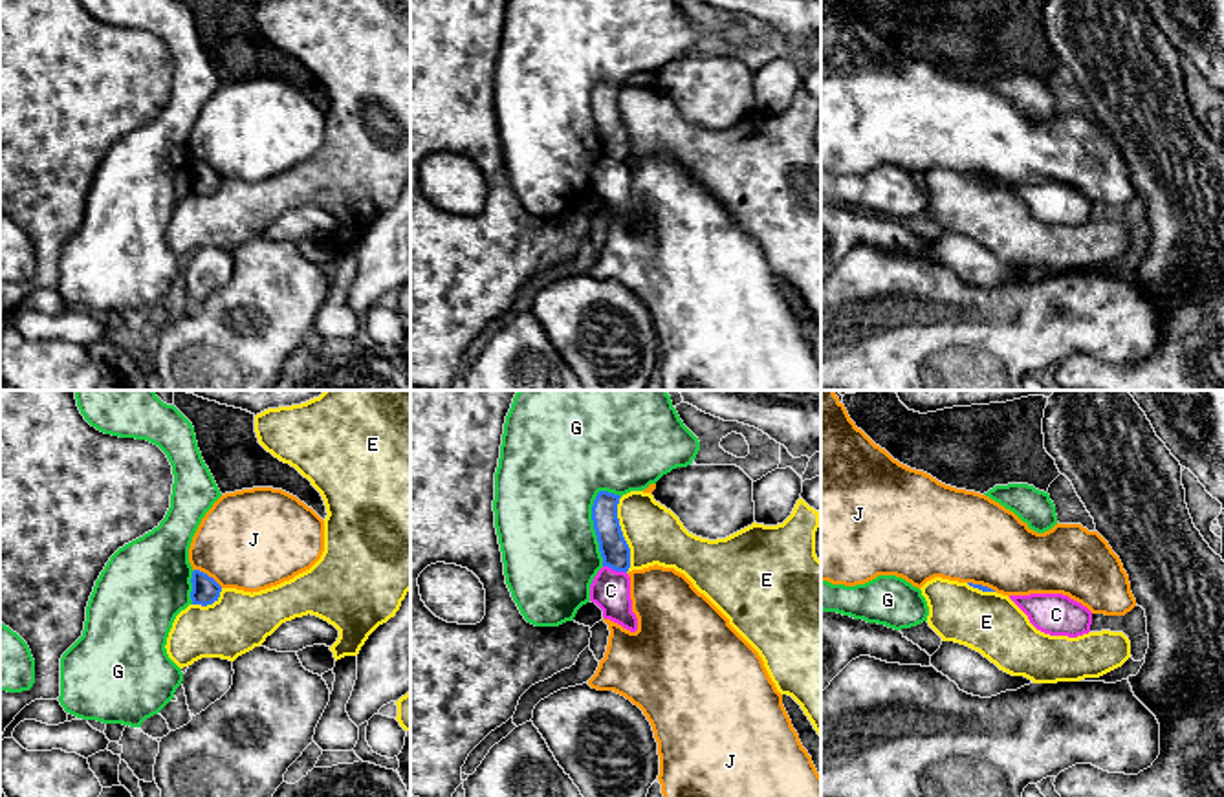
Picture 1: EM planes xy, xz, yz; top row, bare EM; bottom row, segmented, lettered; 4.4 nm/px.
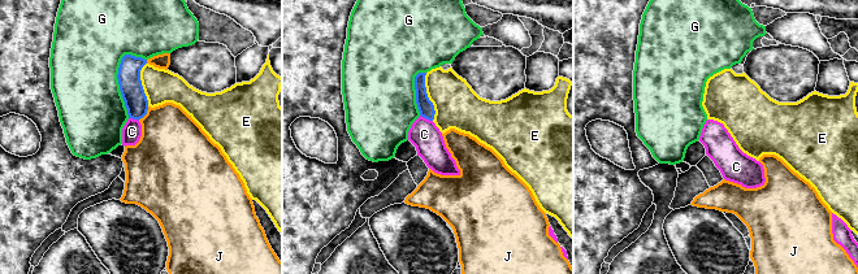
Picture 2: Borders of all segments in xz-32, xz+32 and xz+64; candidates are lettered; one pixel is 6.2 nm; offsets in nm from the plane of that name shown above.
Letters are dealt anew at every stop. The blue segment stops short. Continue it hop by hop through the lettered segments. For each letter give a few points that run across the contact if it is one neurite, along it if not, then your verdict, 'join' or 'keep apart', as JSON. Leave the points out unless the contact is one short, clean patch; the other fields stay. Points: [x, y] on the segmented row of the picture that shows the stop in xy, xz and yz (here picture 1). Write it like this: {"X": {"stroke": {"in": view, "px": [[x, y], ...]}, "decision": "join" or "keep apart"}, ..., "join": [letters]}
{"C": {"stroke": {"in": "xz", "px": [[603, 565], [625, 574]]}, "decision": "keep apart"}, "E": {"stroke": {"in": "xz", "px": [[620, 497], [618, 524], [629, 548], [627, 572]]}, "decision": "keep apart"}, "G": {"decision": "keep apart"}, "J": {"decision": "keep apart"}, "join": []}

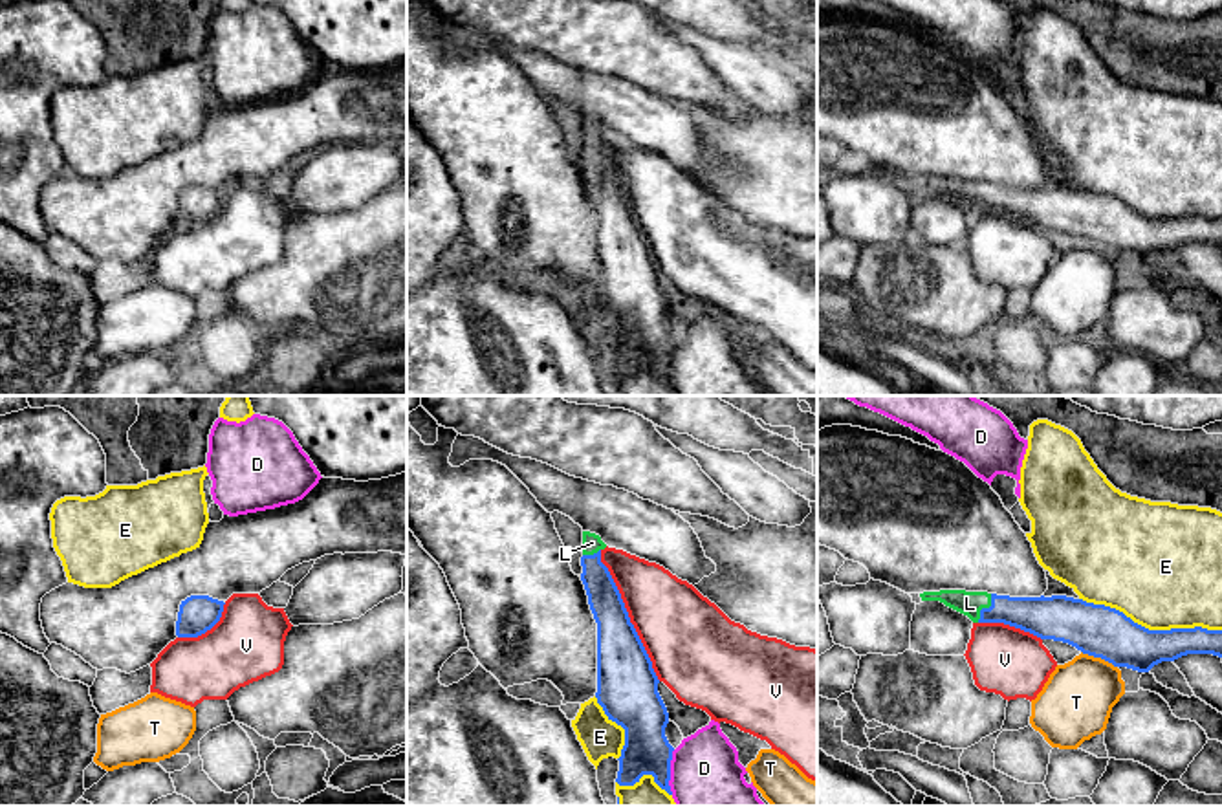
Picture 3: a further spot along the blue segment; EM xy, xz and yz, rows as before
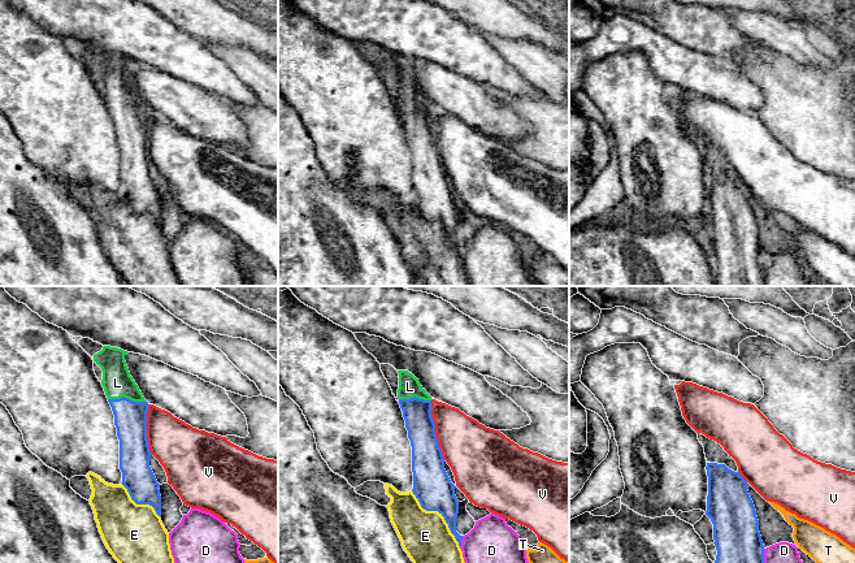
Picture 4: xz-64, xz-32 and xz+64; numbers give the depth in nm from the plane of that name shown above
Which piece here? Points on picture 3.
{"D": {"decision": "keep apart"}, "E": {"decision": "keep apart"}, "L": {"stroke": {"in": "yz", "px": [[1039, 616], [984, 609], [970, 603]]}, "decision": "join"}, "T": {"stroke": {"in": "yz", "px": [[1081, 651], [1100, 656], [1116, 667]]}, "decision": "keep apart"}, "V": {"decision": "keep apart"}, "join": ["L"]}

